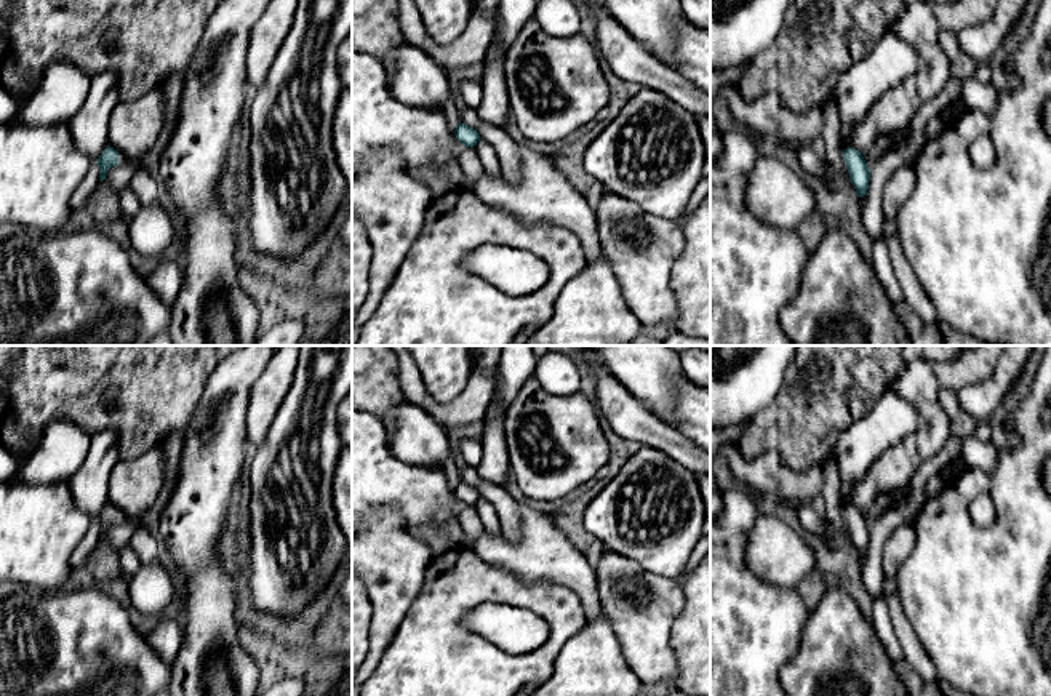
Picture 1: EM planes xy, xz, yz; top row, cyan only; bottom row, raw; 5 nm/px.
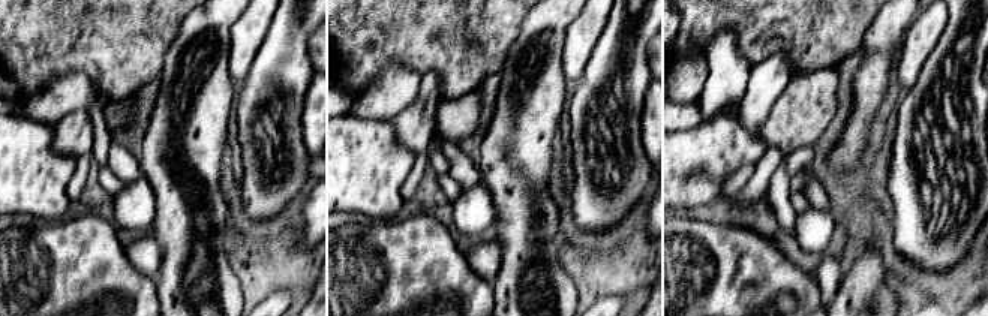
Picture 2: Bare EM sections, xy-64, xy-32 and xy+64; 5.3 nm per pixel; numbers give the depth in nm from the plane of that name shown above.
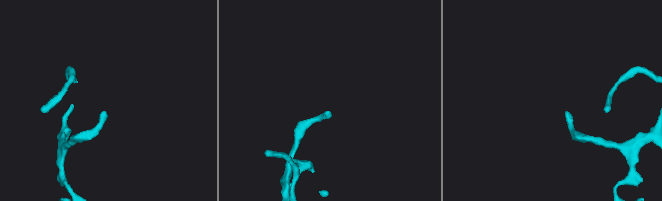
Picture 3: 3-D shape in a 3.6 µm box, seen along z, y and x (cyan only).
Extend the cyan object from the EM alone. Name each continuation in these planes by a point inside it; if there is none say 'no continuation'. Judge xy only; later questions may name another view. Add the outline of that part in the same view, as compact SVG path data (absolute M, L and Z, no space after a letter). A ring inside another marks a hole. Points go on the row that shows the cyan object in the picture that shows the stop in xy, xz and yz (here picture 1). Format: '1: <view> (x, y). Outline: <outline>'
1: xy (143, 184). Outline: M118 154L118 165L126 165L126 163L131 163L138 168L128 187L136 194L136 197L142 205L157 203L160 195L160 187L155 182L155 179L138 160L130 160L123 154Z

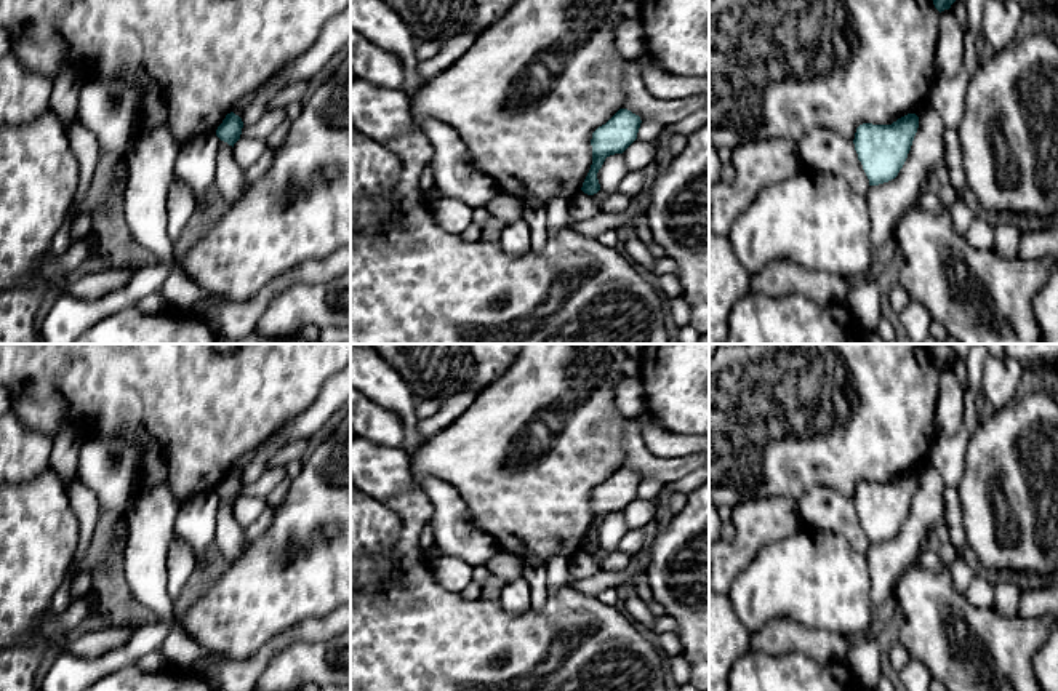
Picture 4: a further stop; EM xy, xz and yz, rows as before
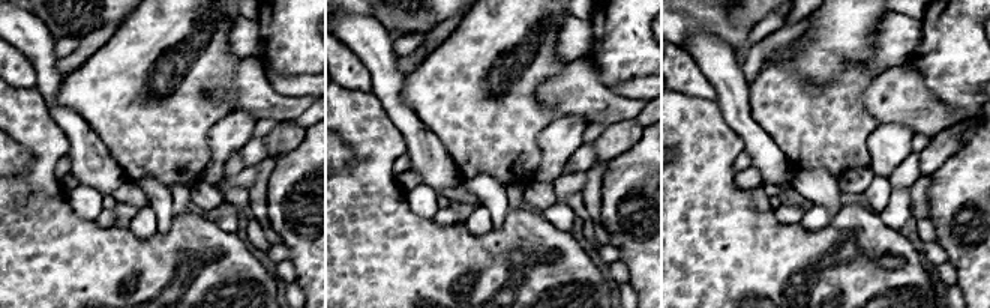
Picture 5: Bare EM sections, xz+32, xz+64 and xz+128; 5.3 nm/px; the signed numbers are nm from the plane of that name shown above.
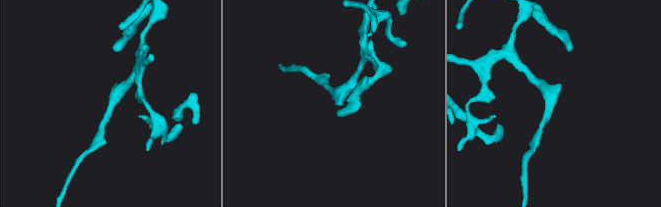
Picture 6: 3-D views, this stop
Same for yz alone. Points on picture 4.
no continuation

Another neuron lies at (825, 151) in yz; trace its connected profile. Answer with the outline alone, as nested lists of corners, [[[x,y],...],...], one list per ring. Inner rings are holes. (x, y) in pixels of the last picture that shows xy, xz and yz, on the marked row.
[[[815,128],[797,142],[797,147],[804,168],[842,178],[856,194],[868,194],[869,179],[853,141],[831,130]]]

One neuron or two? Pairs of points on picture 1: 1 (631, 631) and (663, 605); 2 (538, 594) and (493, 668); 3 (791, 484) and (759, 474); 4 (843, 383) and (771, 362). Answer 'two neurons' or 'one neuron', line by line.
1: one neuron
2: one neuron
3: one neuron
4: two neurons

